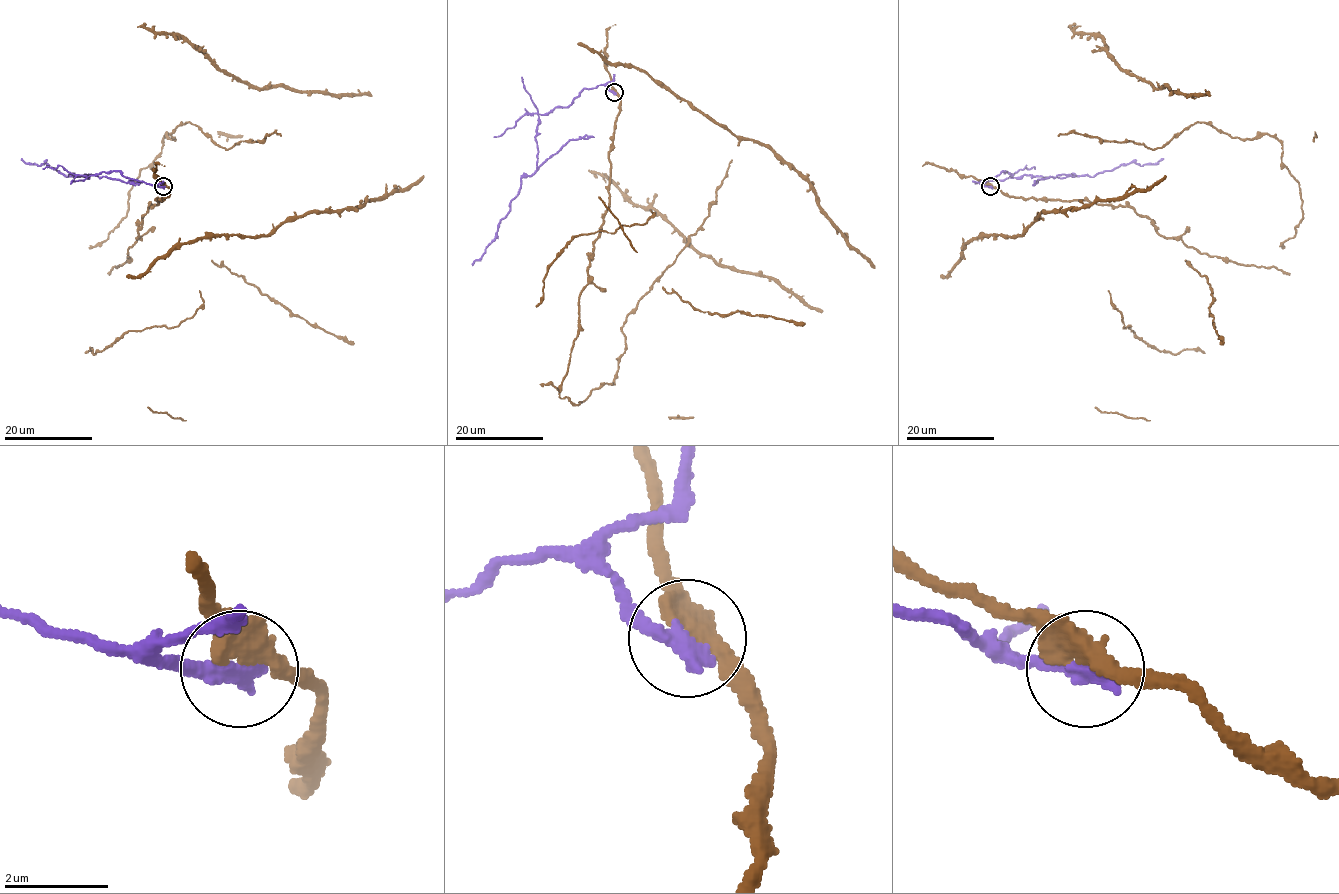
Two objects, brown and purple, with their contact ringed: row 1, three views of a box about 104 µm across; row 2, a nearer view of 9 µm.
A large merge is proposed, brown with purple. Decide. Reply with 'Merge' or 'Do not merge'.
Do not merge

